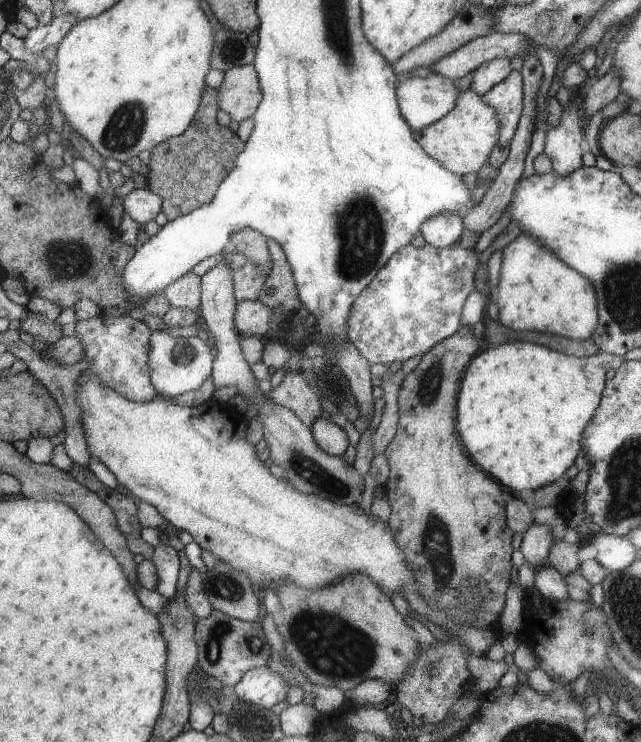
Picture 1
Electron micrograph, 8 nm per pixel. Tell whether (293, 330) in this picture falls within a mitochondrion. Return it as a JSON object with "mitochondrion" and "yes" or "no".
{"mitochondrion":"yes"}

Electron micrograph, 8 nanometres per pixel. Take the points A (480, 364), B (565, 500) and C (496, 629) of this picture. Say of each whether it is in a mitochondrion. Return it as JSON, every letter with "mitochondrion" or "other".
{"A":"other","B":"other","C":"other"}

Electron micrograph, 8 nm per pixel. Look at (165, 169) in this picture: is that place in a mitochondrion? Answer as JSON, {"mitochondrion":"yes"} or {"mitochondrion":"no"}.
{"mitochondrion":"no"}

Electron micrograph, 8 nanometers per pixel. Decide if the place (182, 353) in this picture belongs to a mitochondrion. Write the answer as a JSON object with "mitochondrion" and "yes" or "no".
{"mitochondrion":"yes"}

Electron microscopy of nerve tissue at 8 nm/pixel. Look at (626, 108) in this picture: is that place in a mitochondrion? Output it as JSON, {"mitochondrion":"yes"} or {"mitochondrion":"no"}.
{"mitochondrion":"no"}

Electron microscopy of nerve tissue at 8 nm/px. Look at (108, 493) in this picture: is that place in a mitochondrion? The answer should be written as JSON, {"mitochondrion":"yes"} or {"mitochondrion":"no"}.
{"mitochondrion":"no"}

